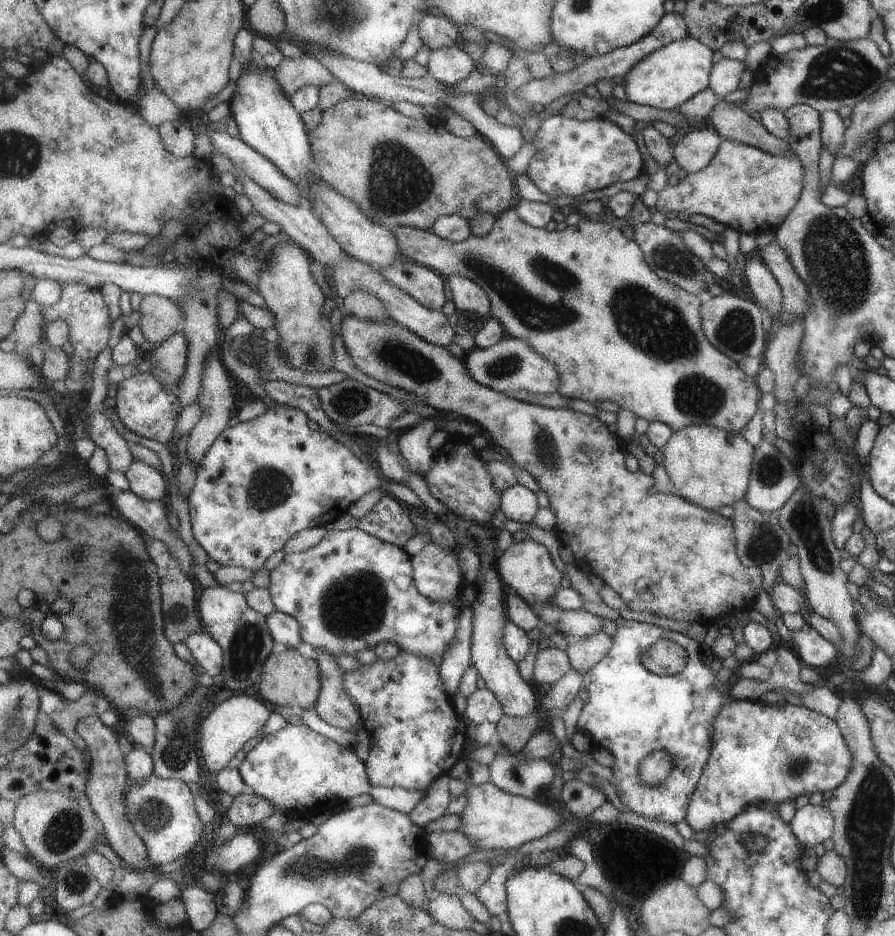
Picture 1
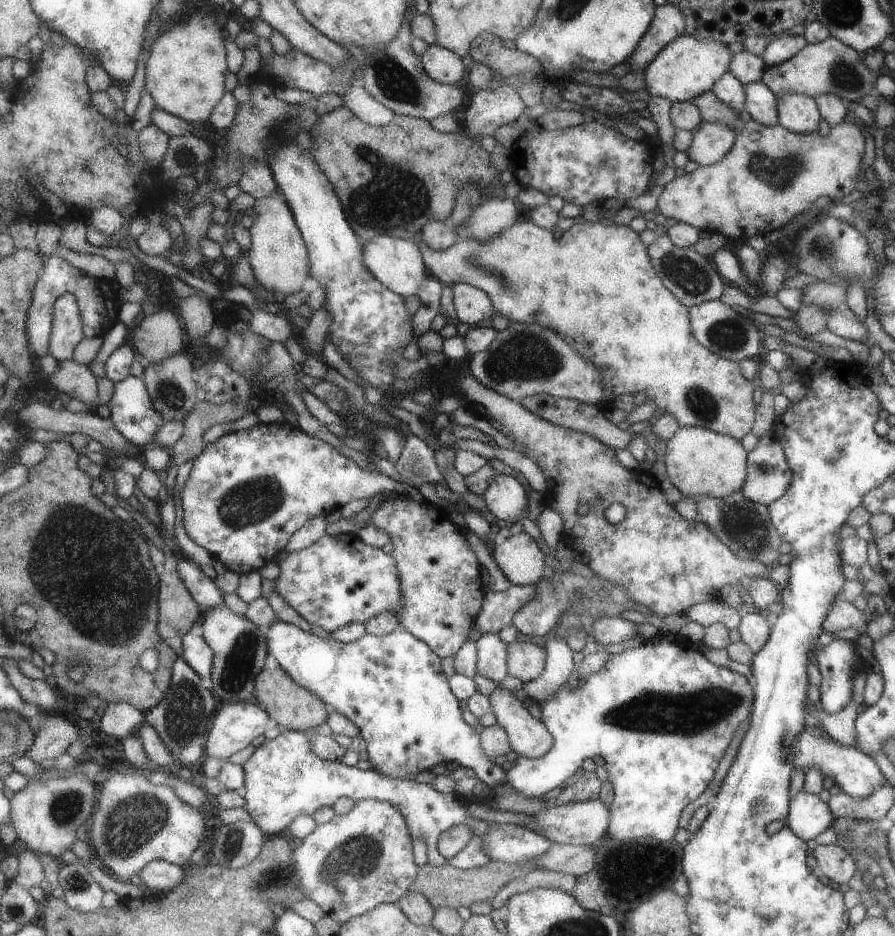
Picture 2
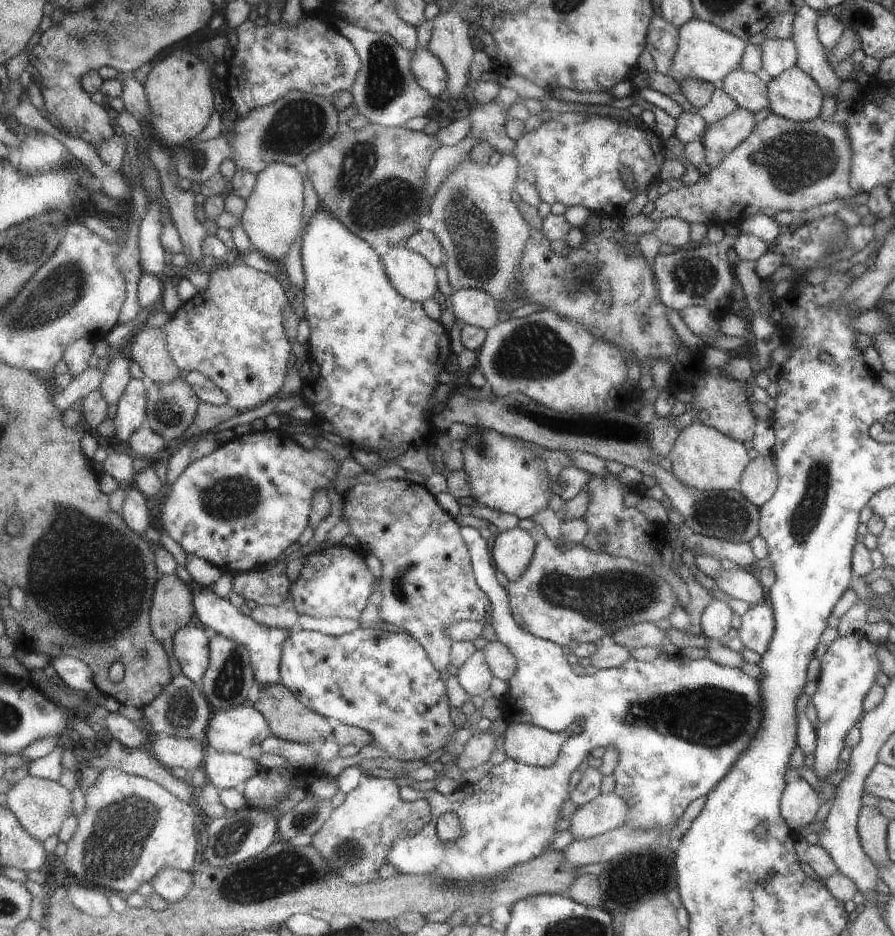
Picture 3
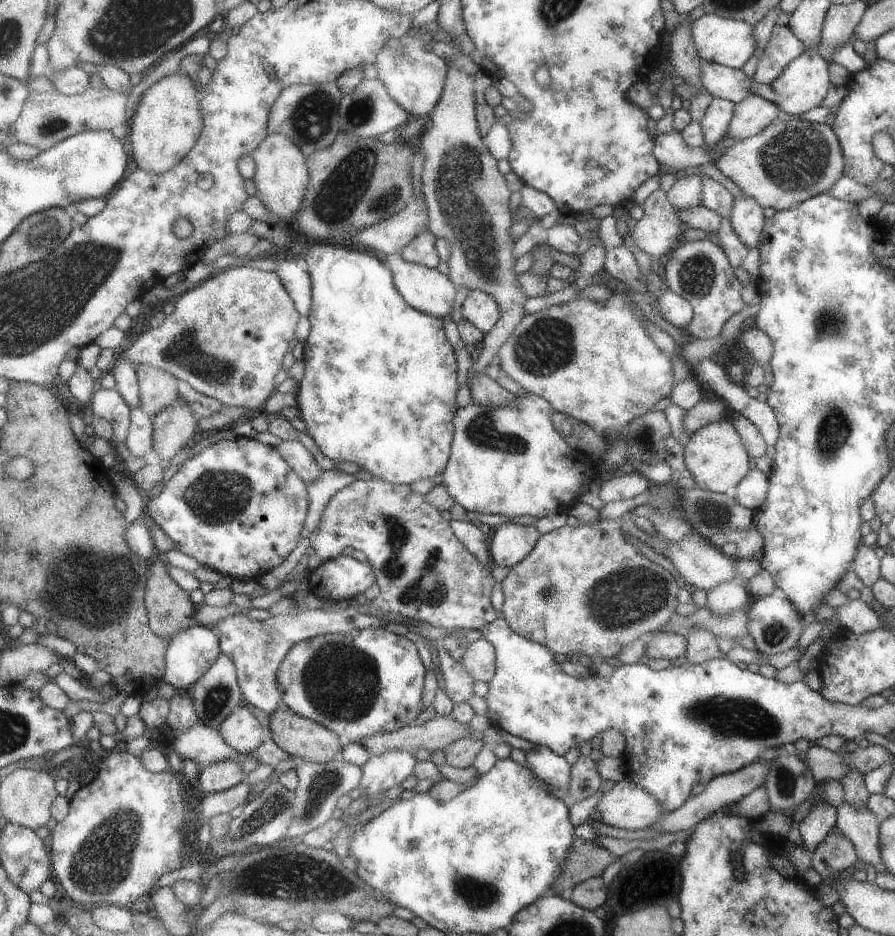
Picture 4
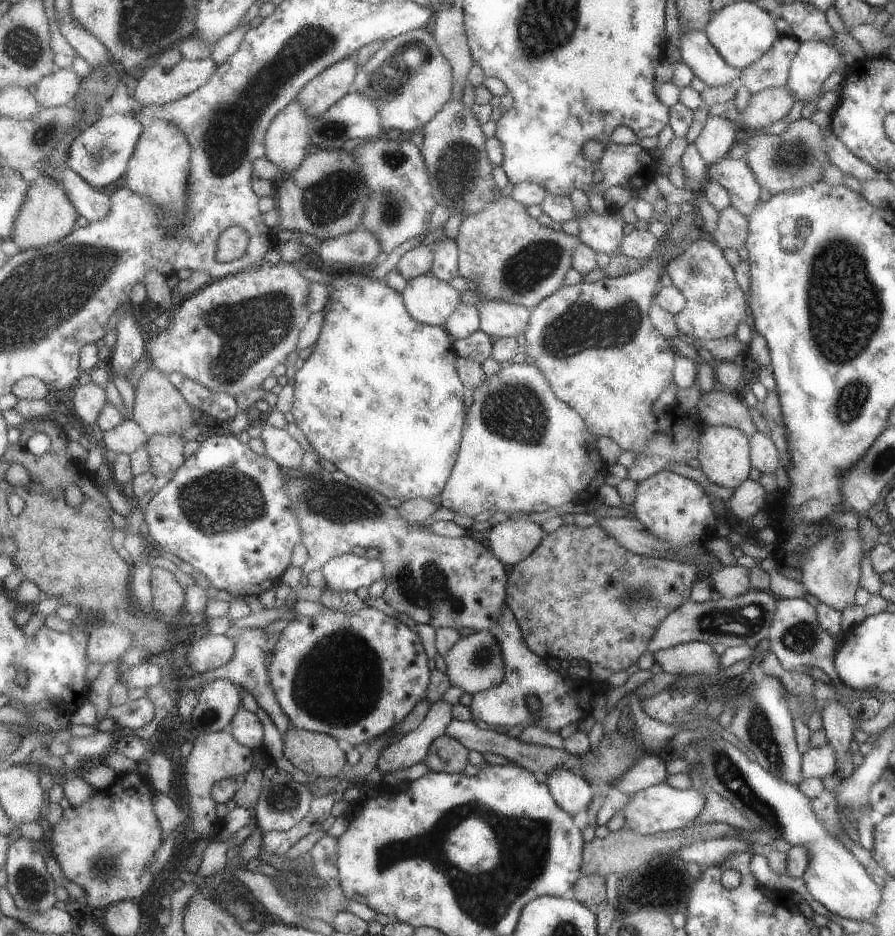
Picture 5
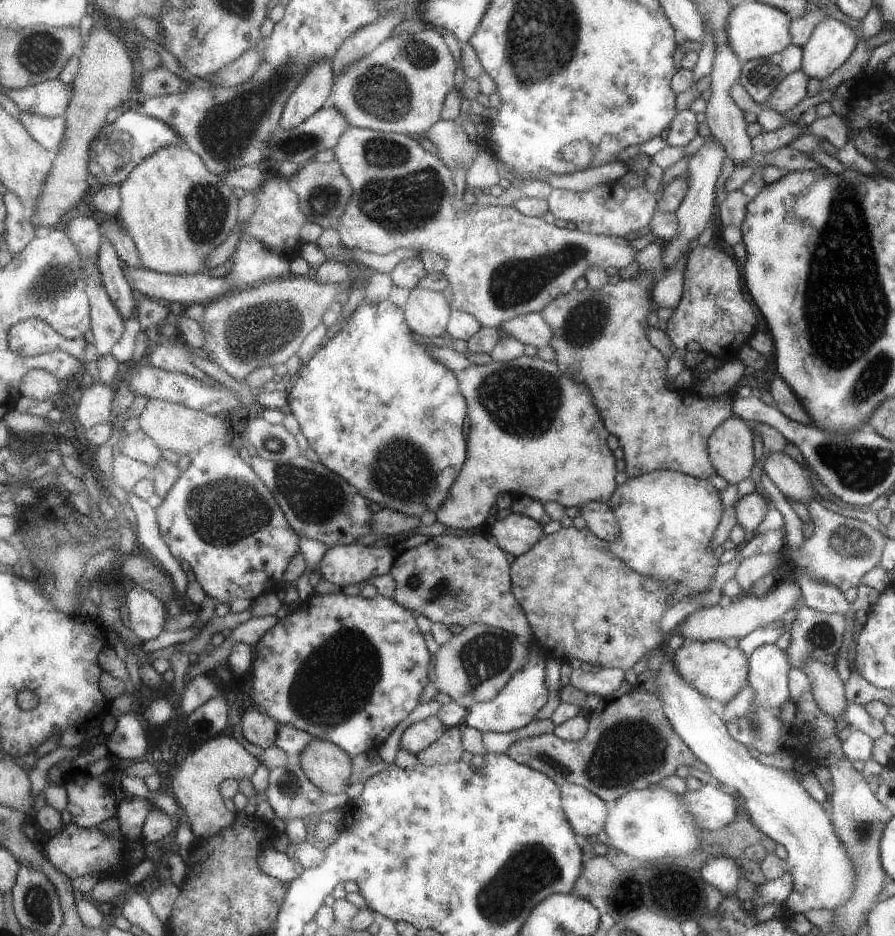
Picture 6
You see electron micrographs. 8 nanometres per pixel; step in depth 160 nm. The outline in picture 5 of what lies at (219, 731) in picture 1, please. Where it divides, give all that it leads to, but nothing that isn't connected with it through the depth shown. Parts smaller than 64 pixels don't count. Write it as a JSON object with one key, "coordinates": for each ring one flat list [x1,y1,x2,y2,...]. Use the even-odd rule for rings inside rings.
{"coordinates":[[243,707,233,717,229,730,241,744,252,749,260,748,263,744,263,738,265,738,265,726,263,726,261,718,255,712]]}

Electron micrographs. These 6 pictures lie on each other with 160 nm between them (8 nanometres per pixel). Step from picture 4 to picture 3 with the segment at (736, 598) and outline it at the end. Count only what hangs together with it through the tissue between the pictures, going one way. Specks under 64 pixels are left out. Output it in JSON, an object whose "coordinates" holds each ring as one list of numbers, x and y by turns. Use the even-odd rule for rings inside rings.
{"coordinates":[[714,599,700,615,701,634,709,640,717,641,730,629,729,620,733,612,724,601]]}

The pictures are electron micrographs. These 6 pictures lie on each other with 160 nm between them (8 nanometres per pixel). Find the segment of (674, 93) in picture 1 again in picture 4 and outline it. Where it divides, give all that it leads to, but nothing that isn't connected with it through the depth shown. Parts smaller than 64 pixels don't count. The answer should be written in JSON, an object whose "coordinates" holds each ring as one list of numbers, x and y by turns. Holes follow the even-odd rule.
{"coordinates":[[705,14,691,24,691,44,693,44,700,60,740,69,747,62,747,58,753,54,753,48,755,48,753,24,743,22,743,20,735,20,735,18]]}

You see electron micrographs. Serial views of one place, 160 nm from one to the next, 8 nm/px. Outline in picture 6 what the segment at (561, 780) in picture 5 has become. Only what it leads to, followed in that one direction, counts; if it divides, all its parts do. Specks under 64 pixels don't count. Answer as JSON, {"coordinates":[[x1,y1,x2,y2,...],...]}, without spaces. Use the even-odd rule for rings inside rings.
{"coordinates":[[563,784,562,806,577,835,589,837,604,830,607,806,597,794,577,784]]}

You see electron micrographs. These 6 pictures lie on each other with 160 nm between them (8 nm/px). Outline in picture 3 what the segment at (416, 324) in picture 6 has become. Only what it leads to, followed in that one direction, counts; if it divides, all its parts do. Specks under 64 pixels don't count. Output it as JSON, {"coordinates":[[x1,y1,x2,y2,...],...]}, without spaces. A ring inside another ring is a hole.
{"coordinates":[[405,242,389,247,388,251,382,255,382,261,385,265,385,272,388,274,395,290,404,295,405,298,415,302,425,302,428,298,441,300,441,295,439,295,437,289,439,288,439,282,437,282,435,267,425,256,405,246]]}

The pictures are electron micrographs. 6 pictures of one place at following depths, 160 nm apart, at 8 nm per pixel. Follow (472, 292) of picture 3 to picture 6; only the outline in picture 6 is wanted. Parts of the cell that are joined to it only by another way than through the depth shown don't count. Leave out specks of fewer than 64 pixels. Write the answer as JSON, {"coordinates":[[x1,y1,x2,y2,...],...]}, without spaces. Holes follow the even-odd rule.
{"coordinates":[[539,312,521,316,517,320,509,320,509,322,505,322,505,326,501,330,505,334,511,334,513,338,521,340,523,344,535,346,537,349,551,346,553,338,555,338,553,324,549,320,545,320,543,313]]}

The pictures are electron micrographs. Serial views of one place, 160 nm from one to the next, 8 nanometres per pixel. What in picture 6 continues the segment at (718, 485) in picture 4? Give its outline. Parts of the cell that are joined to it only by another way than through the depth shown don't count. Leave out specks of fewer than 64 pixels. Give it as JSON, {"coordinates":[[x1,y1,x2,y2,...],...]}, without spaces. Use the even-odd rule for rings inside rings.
{"coordinates":[[730,415,708,438,709,462,727,485,738,484,749,477,753,466,751,426]]}

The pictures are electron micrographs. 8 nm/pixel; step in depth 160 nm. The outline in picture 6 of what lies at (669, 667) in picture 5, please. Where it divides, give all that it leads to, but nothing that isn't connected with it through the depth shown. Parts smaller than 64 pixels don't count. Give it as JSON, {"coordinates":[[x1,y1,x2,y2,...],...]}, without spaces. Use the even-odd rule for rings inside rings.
{"coordinates":[[682,640,681,644,671,647,671,659,681,678,701,694,725,706,746,686,748,656,739,648,729,648,721,640]]}

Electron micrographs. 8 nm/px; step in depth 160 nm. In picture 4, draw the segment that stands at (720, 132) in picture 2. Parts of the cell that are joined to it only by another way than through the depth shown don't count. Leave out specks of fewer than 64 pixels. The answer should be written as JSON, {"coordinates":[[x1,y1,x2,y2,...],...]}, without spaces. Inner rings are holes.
{"coordinates":[[751,94,735,103,731,121,727,124,727,137,739,141,754,136,777,119,778,113,773,102]]}

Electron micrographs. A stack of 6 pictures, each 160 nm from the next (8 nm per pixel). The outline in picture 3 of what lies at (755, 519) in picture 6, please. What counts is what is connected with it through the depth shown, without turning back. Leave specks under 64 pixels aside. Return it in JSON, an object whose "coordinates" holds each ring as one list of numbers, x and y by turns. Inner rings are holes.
{"coordinates":[[770,452,765,456,757,455,745,465,736,490,747,502,760,507,775,492,777,481,778,474]]}

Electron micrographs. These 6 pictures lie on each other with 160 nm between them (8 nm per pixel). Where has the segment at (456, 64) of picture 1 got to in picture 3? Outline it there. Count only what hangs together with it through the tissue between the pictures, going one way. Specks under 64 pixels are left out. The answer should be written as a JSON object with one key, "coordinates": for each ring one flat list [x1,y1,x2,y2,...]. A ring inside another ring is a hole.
{"coordinates":[[430,49,414,51,412,71,416,74,418,85,437,98,446,94,448,88,448,70,442,60]]}

